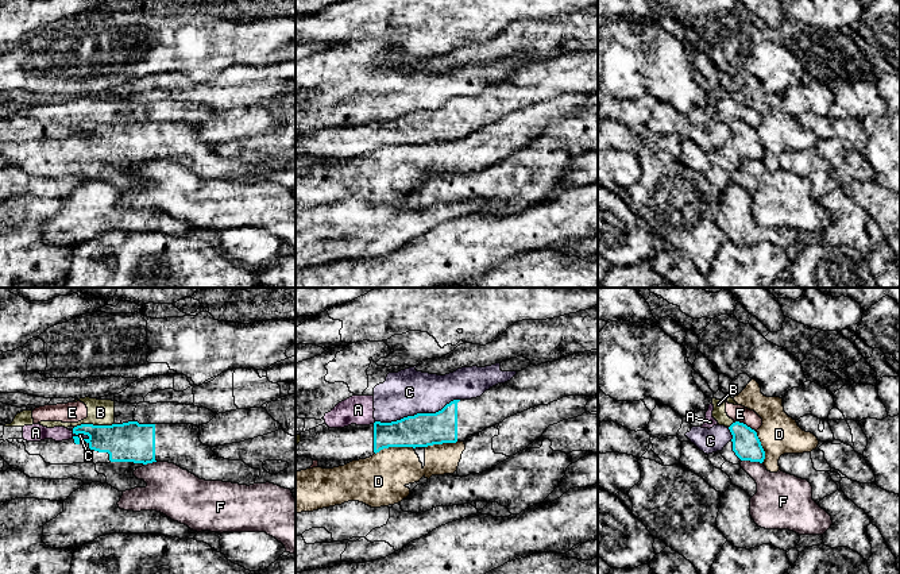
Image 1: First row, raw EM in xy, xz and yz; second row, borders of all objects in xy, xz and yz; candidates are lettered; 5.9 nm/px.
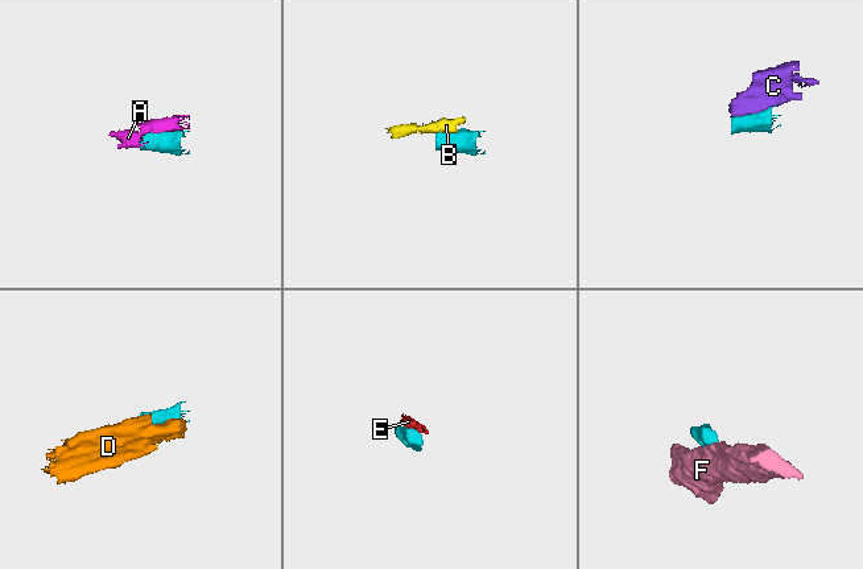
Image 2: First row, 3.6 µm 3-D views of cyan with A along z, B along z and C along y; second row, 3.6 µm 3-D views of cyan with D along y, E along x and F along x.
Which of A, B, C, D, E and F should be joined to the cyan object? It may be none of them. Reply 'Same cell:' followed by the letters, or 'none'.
Same cell: none

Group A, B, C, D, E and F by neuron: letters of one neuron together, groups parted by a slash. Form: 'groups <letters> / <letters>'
groups A B E / C / D / F

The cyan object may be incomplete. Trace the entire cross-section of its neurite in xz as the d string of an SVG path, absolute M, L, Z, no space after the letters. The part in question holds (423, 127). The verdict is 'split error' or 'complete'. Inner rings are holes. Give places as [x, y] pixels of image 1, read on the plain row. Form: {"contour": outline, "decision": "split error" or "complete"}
{"contour": "M598 47L584 49L553 59L530 62L505 81L486 88L480 95L453 97L436 111L417 111L391 120L375 119L370 123L351 122L329 126L327 122L301 130L296 153L312 155L317 165L333 166L352 158L366 157L389 145L428 145L443 140L464 139L505 116L538 103L548 103L568 93L598 92Z", "decision": "split error"}

